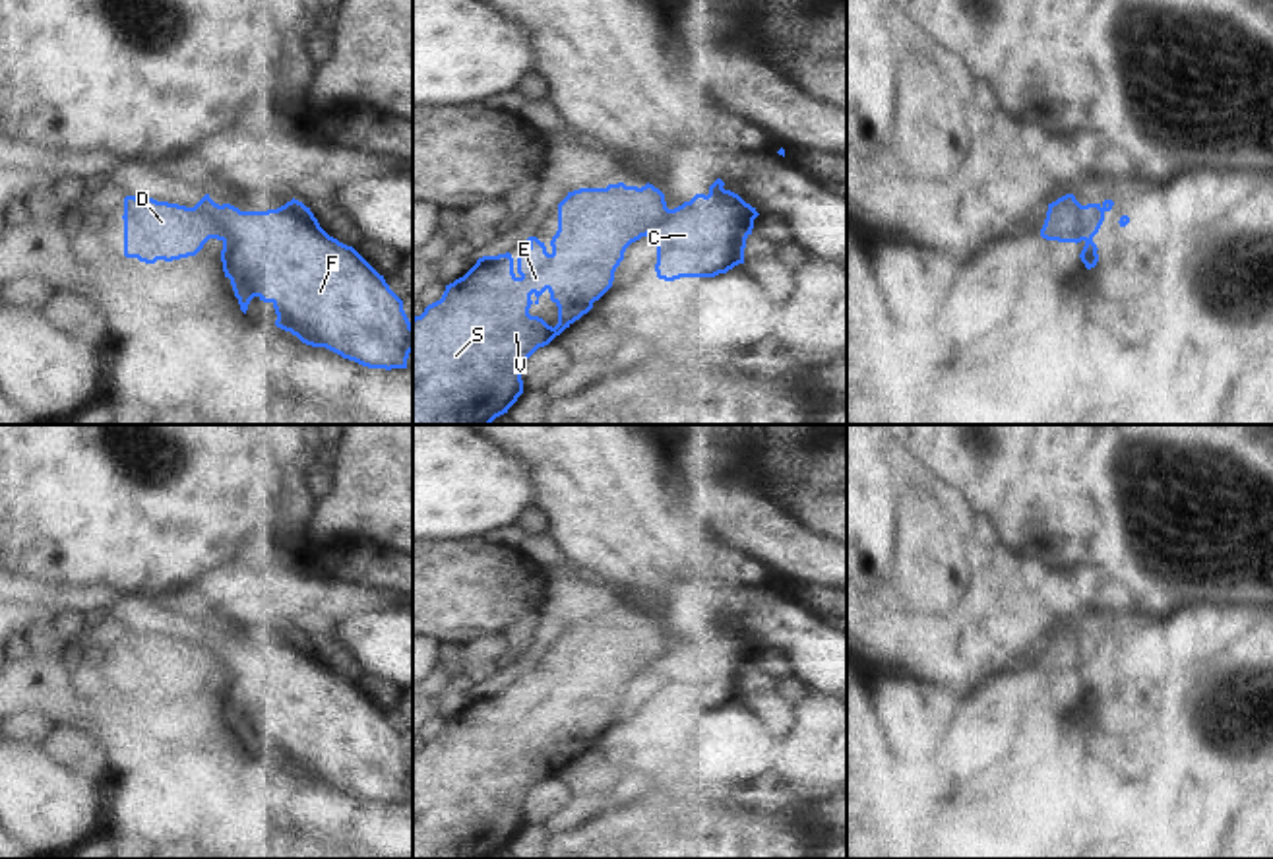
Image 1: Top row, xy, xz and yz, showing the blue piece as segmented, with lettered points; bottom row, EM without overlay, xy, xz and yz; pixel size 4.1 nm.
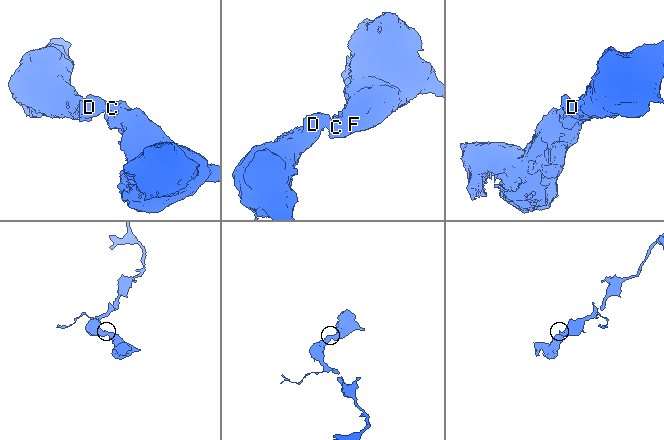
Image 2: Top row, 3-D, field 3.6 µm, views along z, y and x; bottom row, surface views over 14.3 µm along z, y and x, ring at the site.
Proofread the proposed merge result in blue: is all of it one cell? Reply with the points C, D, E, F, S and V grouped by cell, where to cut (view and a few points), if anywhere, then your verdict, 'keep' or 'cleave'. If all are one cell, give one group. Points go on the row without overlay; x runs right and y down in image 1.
groups C F / D E S V; cut xy (217, 640), (223, 673); cleave

